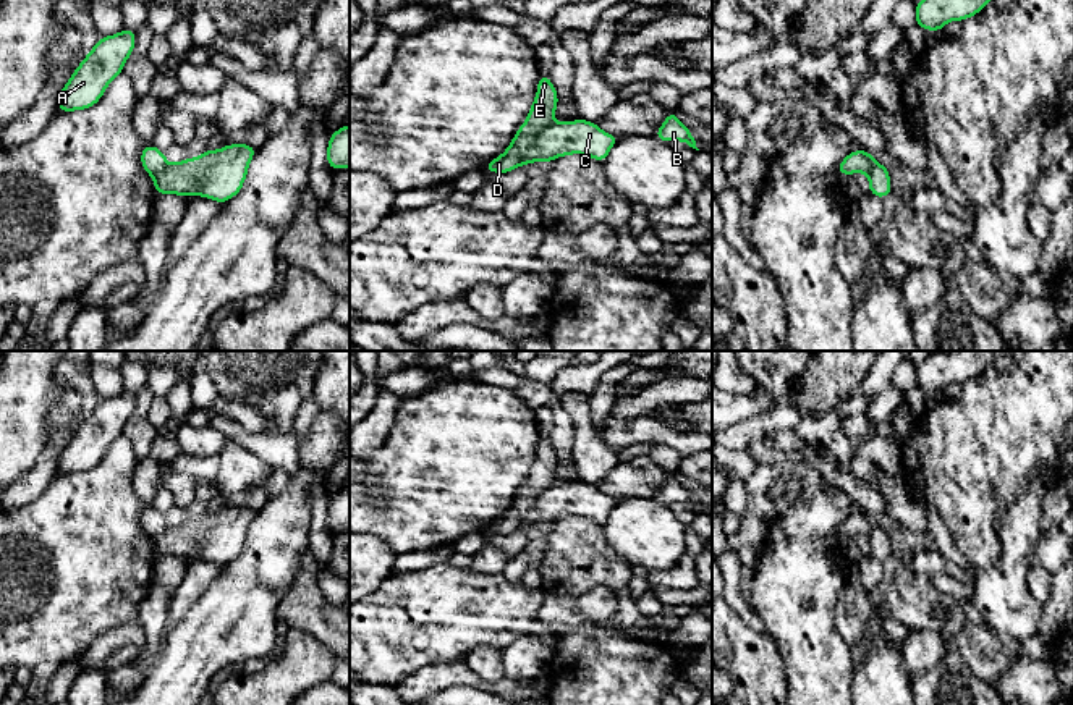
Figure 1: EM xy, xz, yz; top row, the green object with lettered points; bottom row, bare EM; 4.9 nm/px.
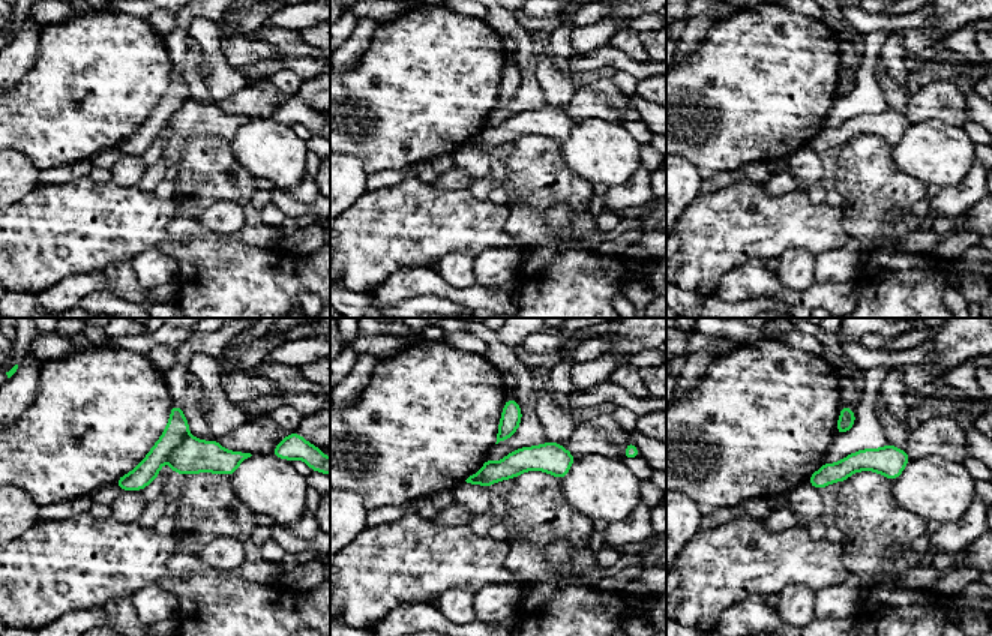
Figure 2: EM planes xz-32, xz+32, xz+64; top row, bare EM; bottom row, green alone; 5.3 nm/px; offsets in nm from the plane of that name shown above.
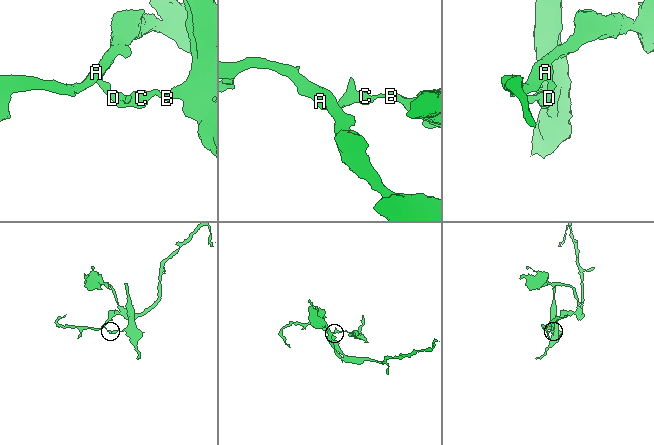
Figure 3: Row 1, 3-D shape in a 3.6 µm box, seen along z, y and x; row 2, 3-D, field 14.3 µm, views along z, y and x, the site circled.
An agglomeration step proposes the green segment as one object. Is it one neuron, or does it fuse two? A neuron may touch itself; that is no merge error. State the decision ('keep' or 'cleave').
cleave

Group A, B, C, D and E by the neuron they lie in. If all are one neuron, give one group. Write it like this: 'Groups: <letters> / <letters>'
Groups: A D E / B C

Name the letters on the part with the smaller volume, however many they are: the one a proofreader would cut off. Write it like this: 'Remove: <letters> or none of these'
Remove: B, C

